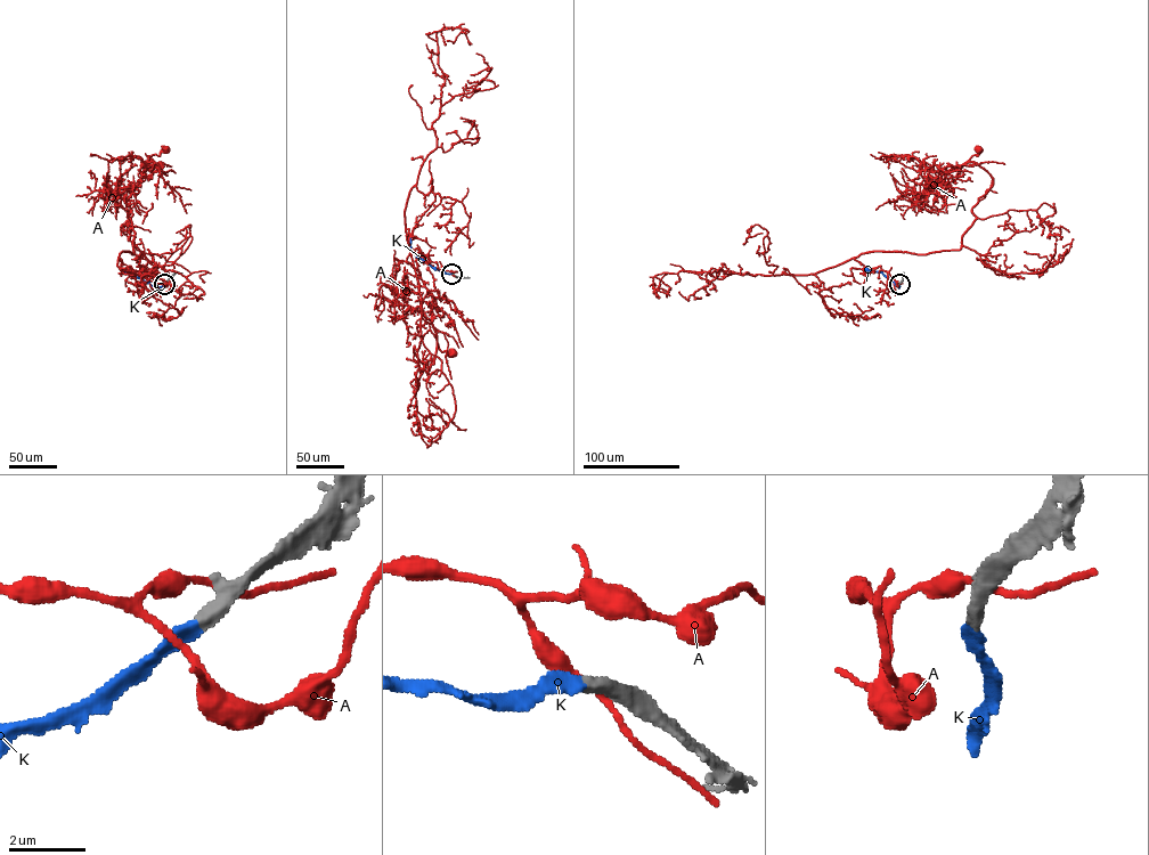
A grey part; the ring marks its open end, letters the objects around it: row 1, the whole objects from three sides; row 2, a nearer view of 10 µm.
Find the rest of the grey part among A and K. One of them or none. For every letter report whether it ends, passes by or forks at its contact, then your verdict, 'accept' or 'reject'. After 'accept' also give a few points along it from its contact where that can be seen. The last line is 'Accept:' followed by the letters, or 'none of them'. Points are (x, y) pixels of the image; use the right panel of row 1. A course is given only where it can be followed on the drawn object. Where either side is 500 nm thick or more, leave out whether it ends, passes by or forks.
A: reject
K: it ends; accept; course (899, 284), (898, 287), (880, 271), (863, 269)
Accept: K

